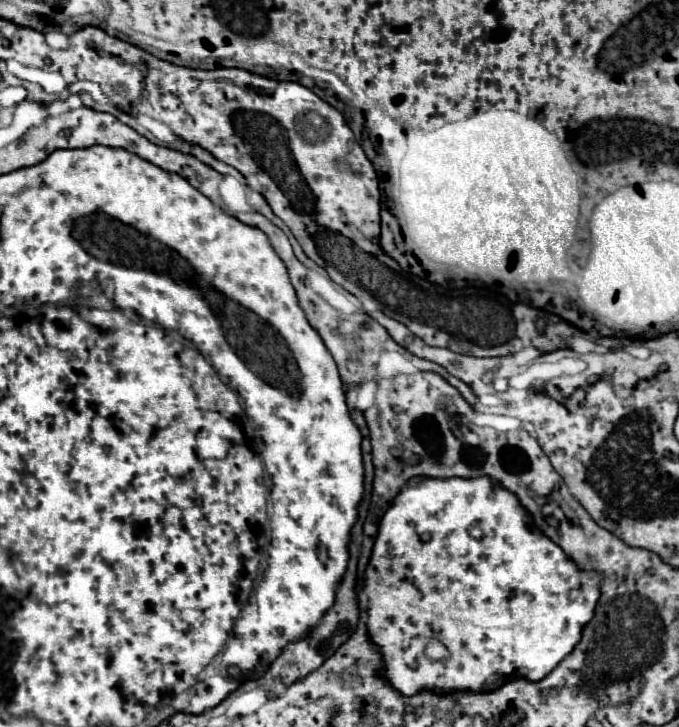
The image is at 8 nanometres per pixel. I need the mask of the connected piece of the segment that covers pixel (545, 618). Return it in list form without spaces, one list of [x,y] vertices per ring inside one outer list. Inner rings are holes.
[[[488,477],[480,479],[412,479],[400,495],[394,499],[394,505],[384,513],[380,531],[374,543],[372,559],[366,569],[366,591],[368,591],[368,627],[372,641],[382,649],[384,667],[388,681],[404,695],[414,695],[420,689],[436,689],[436,691],[454,691],[454,689],[472,689],[484,691],[490,689],[490,679],[498,677],[524,677],[530,681],[538,681],[546,677],[578,643],[582,625],[588,623],[594,615],[594,605],[600,597],[598,591],[598,575],[580,571],[576,565],[564,555],[564,551],[554,545],[550,539],[540,535],[530,521],[530,515],[518,505],[514,493],[508,493],[500,487],[492,487]],[[438,639],[446,645],[446,659],[430,659],[426,657],[428,641]]]

